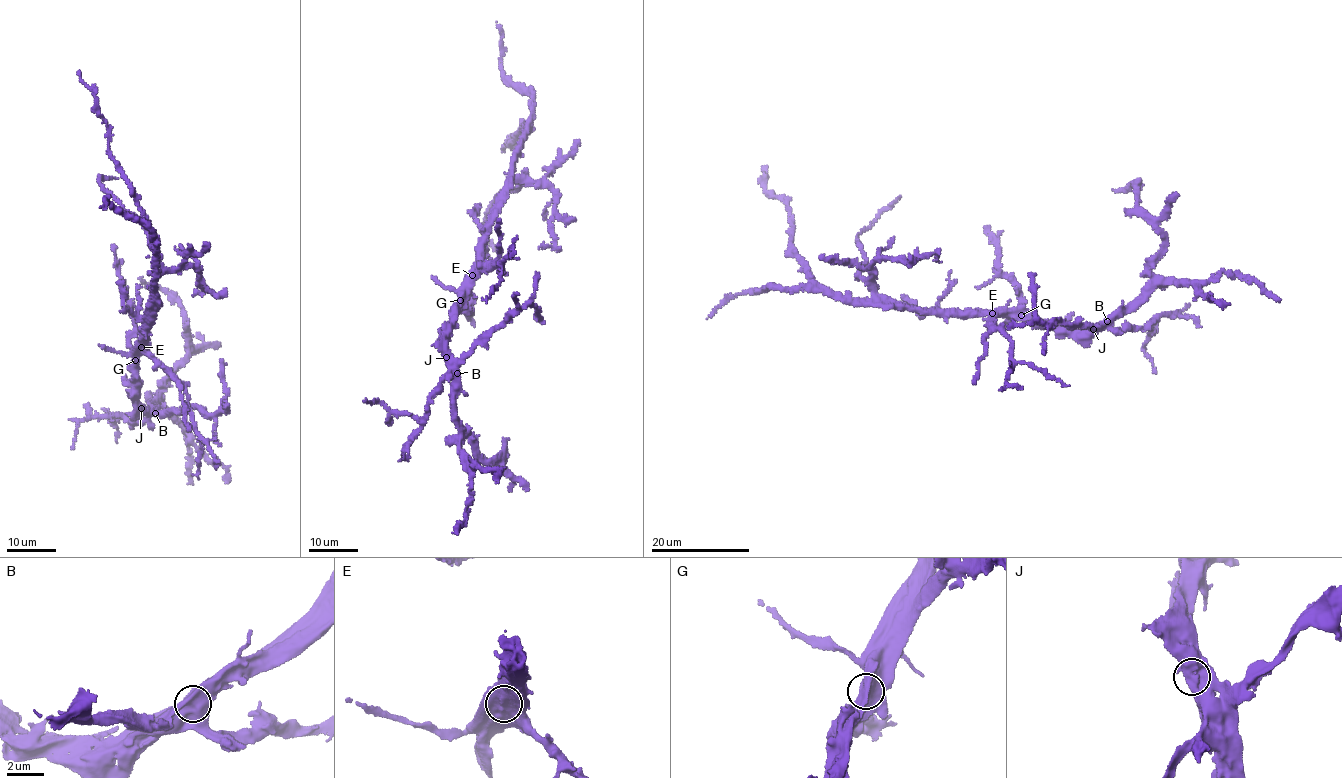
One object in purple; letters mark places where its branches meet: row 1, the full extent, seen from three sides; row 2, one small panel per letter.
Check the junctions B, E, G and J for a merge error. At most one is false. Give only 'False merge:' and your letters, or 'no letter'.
False merge: no letter

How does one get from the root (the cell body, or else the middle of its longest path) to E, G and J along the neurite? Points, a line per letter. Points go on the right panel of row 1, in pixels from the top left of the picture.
E: (975, 312), (991, 313)
G: (975, 312), (1021, 315)
J: (975, 312), (997, 312), (1033, 321), (1052, 321), (1066, 330), (1093, 329)

